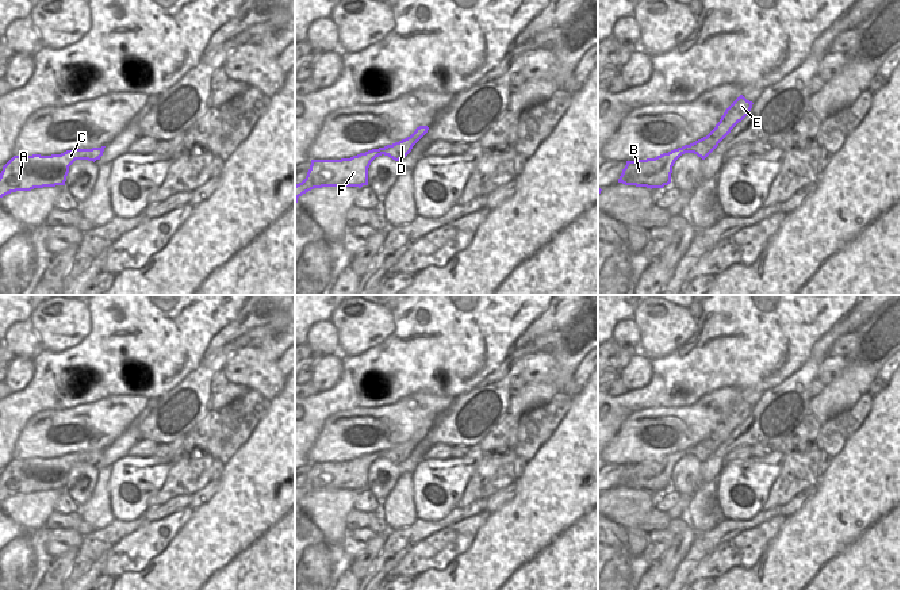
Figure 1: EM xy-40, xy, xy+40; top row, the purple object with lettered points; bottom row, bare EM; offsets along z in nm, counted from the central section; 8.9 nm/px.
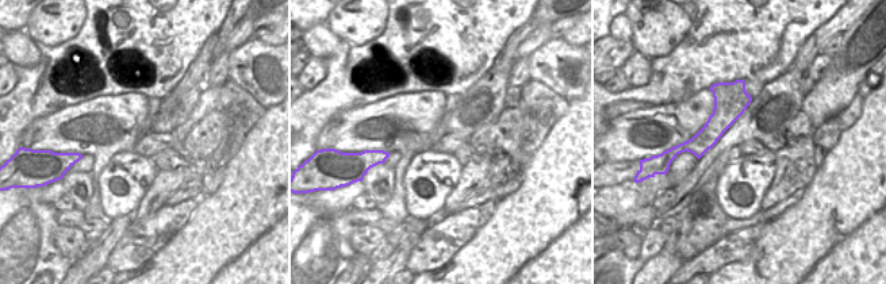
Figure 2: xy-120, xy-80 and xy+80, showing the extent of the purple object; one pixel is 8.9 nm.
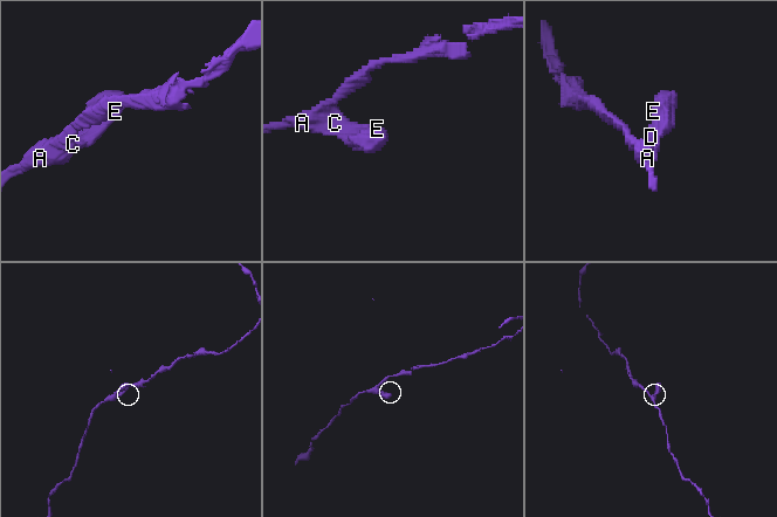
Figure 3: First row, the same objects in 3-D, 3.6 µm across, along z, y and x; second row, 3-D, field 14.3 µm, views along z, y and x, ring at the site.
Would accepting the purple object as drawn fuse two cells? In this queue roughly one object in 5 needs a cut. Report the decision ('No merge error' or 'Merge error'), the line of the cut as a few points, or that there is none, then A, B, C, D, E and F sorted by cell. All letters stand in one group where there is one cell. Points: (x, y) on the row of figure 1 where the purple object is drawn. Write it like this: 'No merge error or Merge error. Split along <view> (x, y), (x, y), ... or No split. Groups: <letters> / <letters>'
No merge error. No split. Groups: A B C D E F

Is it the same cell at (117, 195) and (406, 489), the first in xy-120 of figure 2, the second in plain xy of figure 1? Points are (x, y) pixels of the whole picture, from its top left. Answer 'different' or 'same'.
different

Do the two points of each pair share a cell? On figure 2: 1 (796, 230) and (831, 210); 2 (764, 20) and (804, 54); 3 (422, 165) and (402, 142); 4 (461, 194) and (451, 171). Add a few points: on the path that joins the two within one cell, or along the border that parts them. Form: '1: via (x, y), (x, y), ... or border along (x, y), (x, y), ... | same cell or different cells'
1: via (804, 230), (808, 230), (823, 217) | same cell
2: border along (820, 26), (802, 43), (789, 66) | different cells
3: border along (422, 150), (407, 167), (403, 187) | different cells
4: border along (463, 168), (456, 185), (442, 207) | different cells

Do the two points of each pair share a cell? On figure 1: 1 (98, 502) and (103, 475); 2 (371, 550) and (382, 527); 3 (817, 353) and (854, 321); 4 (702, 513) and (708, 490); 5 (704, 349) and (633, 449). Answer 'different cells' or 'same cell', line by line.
1: same cell
2: different cells
3: same cell
4: same cell
5: different cells

